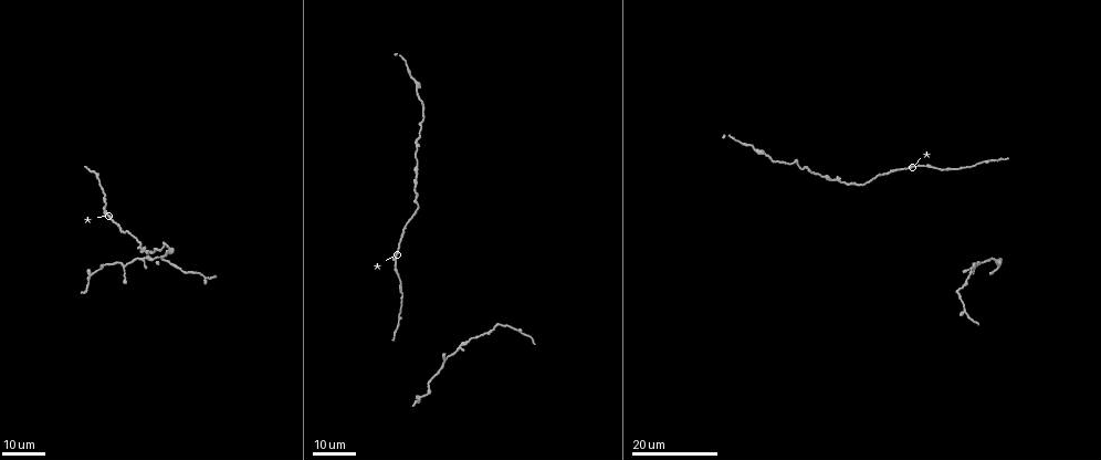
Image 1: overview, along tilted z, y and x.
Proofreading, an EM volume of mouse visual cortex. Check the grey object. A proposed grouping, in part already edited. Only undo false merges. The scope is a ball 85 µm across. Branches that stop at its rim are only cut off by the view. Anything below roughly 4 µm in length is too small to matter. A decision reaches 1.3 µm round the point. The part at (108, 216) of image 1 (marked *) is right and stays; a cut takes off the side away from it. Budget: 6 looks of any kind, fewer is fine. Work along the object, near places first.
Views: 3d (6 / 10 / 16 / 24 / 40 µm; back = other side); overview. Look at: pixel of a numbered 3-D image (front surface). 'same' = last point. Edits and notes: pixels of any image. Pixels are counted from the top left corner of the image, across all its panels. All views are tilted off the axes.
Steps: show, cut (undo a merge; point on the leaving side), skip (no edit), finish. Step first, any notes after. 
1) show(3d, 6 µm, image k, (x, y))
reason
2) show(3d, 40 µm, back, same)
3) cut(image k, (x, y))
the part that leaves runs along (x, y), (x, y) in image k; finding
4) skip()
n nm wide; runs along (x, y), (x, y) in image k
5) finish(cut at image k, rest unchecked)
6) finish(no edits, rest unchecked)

show(3d, 16 µm, image 1, (465, 342))

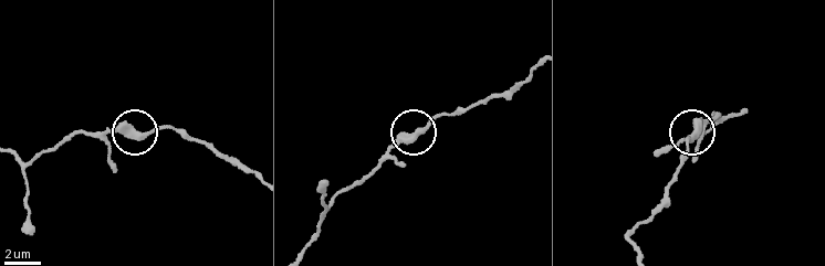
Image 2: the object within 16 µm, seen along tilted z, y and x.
show(3d, 10 µm, image 2, (698, 124))

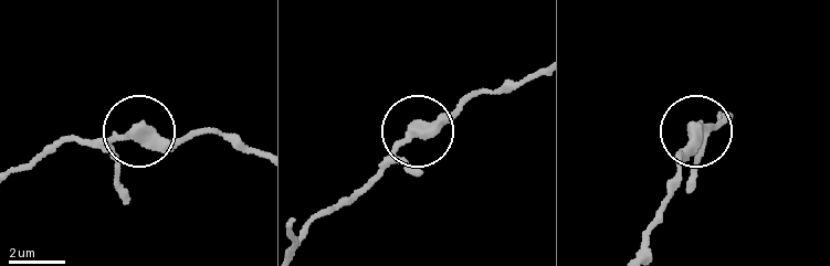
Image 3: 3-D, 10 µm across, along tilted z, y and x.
skip()
410 nm wide; continuous, no second neuron

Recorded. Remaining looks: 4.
show(3d, 16 µm, image 1, (842, 184))
sudden change in width

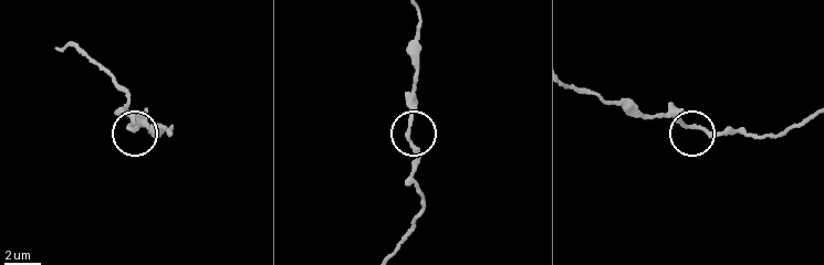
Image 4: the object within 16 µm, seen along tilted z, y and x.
show(3d, 6 µm, image 4, (412, 122))
zoom in

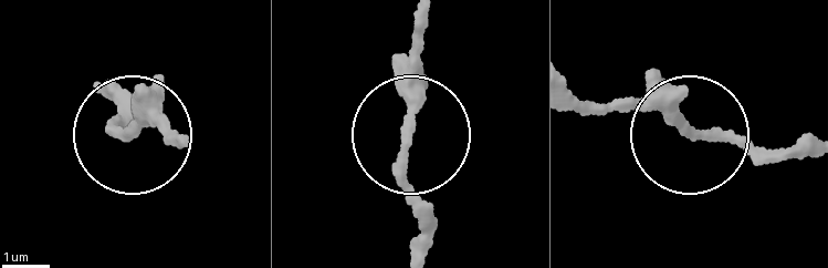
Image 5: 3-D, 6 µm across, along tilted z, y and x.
skip()
runs along (807, 147), (701, 137), (593, 100) in image 5; continuous, no second neuron

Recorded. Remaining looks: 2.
show(3d, 24 µm, image 1, (420, 127))
calibre changes

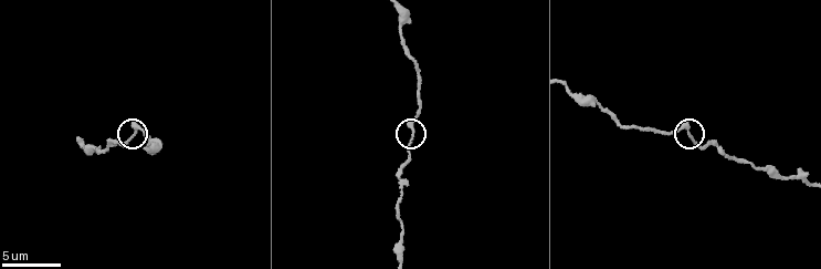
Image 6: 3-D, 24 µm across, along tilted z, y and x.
show(3d, 10 µm, image 6, (414, 135))
closer look

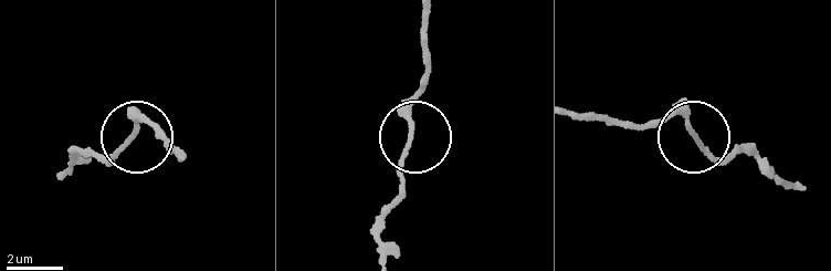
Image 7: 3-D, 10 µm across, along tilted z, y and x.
skip()
runs along (384, 257), (384, 218), (409, 141), (408, 111), (429, 62) in image 7; one neuron here

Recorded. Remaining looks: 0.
finish(no edits, rest unchecked)

